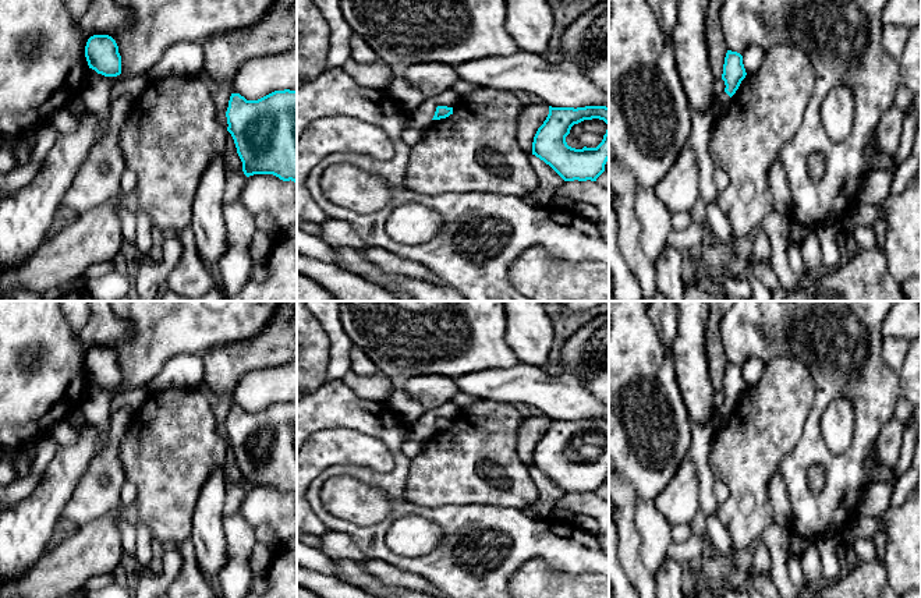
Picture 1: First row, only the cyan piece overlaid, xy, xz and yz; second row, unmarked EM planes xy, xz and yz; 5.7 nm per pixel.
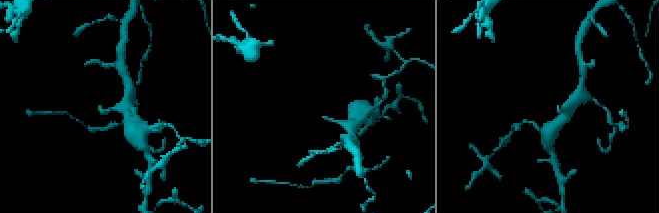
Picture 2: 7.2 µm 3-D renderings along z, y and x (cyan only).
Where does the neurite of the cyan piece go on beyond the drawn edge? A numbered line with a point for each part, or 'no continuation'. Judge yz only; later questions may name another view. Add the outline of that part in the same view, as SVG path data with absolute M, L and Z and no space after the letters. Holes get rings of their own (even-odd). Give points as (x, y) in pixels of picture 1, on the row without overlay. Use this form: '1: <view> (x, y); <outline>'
1: yz (722, 413); M723 404L718 408L715 408L713 417L712 417L712 440L715 439L718 431L725 425L725 422L727 421L730 415L730 408Z

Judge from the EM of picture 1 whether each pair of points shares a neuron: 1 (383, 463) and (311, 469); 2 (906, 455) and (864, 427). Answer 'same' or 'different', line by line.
1: same
2: different

